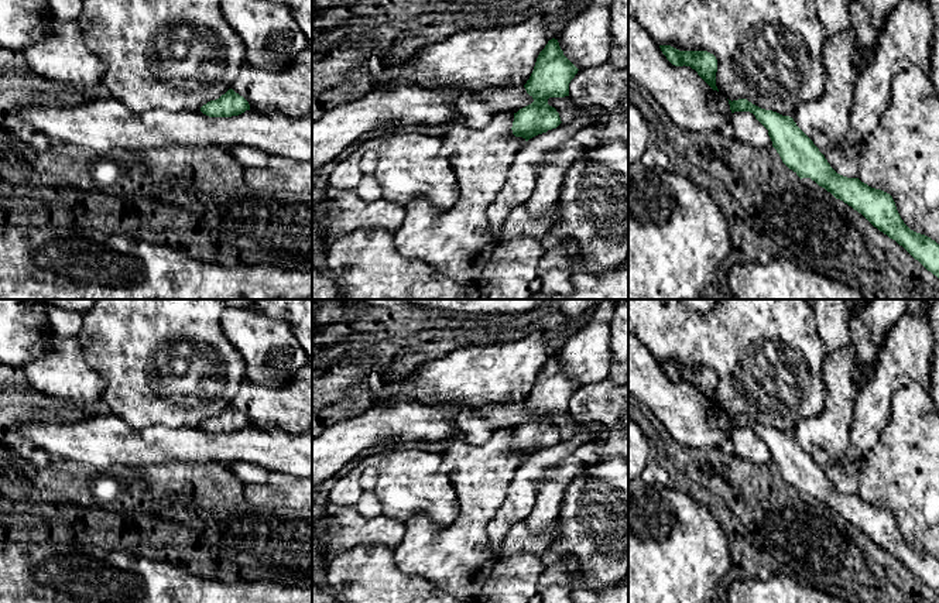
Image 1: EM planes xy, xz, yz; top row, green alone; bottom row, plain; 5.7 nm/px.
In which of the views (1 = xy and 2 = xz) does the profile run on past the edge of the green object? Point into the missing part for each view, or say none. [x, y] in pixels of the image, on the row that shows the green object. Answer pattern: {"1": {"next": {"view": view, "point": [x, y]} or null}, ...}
{"1": {"next": null}, "2": {"next": null}}

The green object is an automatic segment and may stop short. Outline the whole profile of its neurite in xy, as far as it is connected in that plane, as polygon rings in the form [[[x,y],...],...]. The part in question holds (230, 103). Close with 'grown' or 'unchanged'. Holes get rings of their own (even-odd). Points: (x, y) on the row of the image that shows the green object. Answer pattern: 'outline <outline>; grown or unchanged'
outline [[[229,89],[219,99],[210,100],[201,107],[201,112],[209,117],[232,117],[246,110],[250,110],[249,102],[233,89]]]; unchanged

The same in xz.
outline [[[549,40],[524,85],[534,102],[514,113],[511,130],[515,137],[528,141],[562,123],[556,109],[548,105],[548,99],[569,96],[569,83],[578,71],[563,55],[558,40]]]; unchanged

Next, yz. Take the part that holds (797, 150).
outline [[[747,99],[729,100],[729,105],[731,113],[750,112],[755,116],[768,130],[782,162],[801,179],[811,178],[836,199],[851,206],[939,278],[939,244],[904,223],[890,193],[871,188],[859,178],[837,174],[792,117],[761,109]]]; unchanged

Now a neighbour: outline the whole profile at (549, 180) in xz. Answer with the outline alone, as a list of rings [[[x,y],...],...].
[[[572,138],[545,157],[537,175],[535,189],[525,203],[527,210],[534,219],[548,213],[558,203],[565,174],[582,157],[585,148],[585,145]]]

